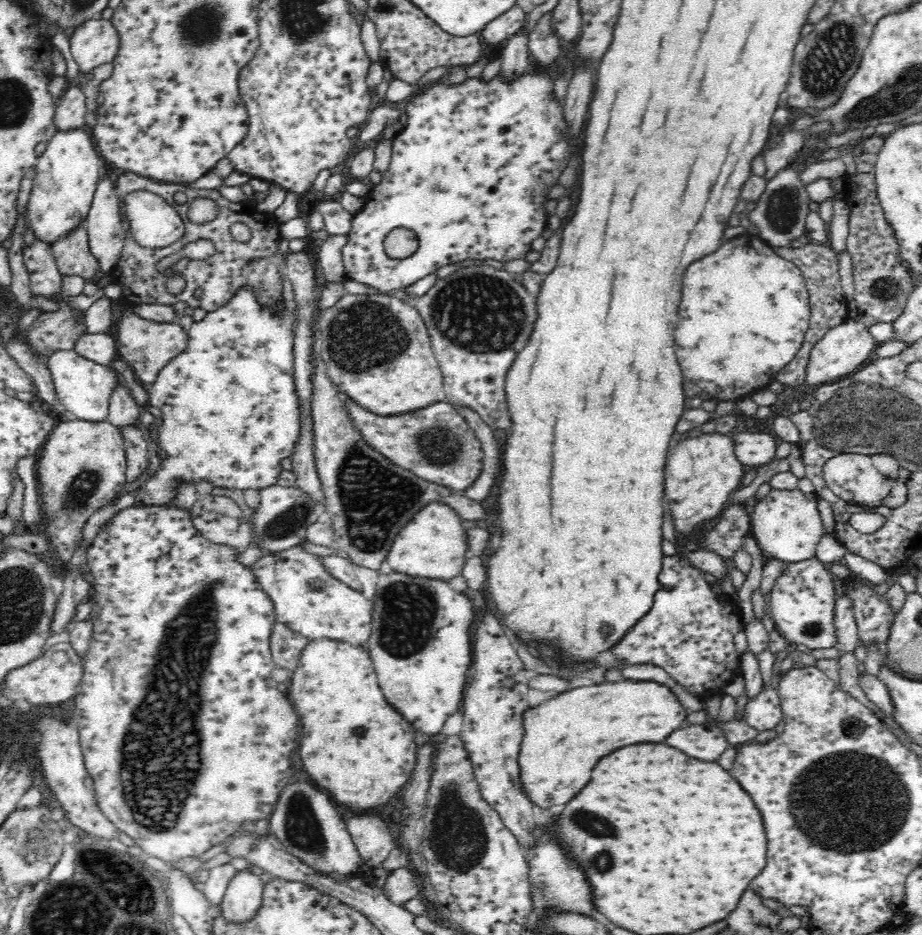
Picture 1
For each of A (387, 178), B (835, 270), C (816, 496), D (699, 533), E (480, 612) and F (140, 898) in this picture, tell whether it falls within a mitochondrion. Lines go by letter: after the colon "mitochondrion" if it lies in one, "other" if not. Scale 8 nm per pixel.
A: other
B: other
C: other
D: other
E: other
F: mitochondrion

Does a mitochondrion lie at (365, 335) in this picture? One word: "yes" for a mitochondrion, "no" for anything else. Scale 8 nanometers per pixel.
yes

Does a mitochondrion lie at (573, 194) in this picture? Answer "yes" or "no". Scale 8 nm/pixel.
no

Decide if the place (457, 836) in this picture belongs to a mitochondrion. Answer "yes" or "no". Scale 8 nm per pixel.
yes

